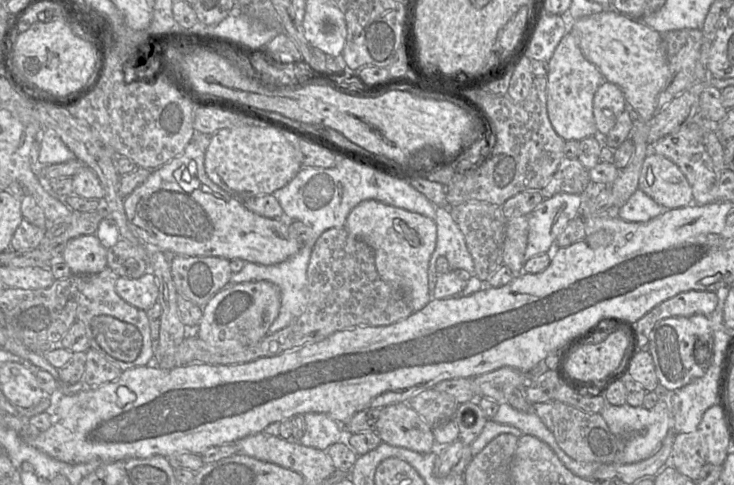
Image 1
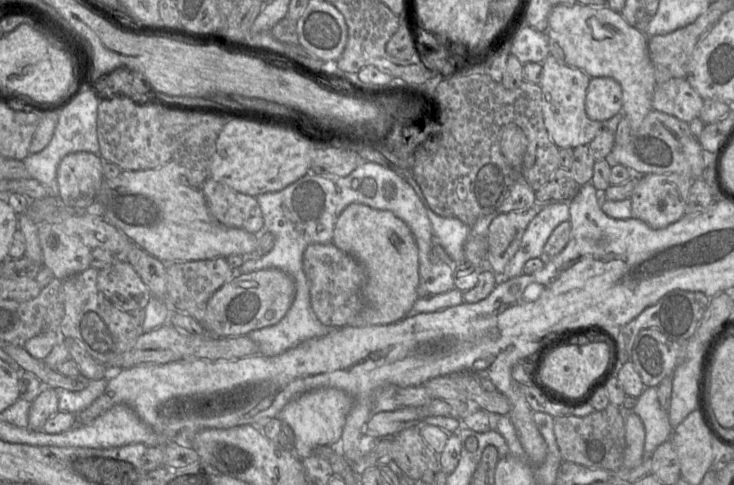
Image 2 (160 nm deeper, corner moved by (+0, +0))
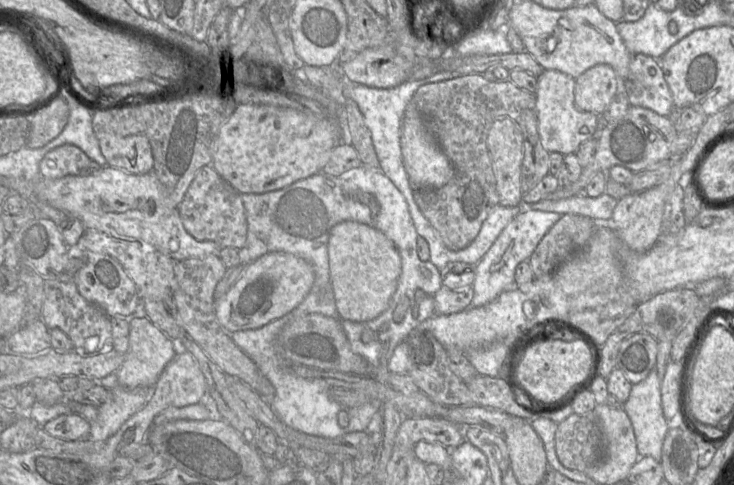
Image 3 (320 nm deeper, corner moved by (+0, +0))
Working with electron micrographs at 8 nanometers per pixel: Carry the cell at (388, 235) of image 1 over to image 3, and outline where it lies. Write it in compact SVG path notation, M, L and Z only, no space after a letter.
M355 221L341 222L330 232L328 256L339 319L365 322L387 309L401 274L401 257L393 242L381 231Z

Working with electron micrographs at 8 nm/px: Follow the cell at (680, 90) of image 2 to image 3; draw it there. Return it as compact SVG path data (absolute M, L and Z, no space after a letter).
M633 54L628 75L620 80L620 89L625 91L631 106L648 108L666 117L676 111L659 60L653 57Z

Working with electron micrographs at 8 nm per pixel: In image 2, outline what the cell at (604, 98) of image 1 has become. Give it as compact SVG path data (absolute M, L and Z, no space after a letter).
M592 77L585 97L587 115L593 120L606 122L622 109L621 85L611 77Z

